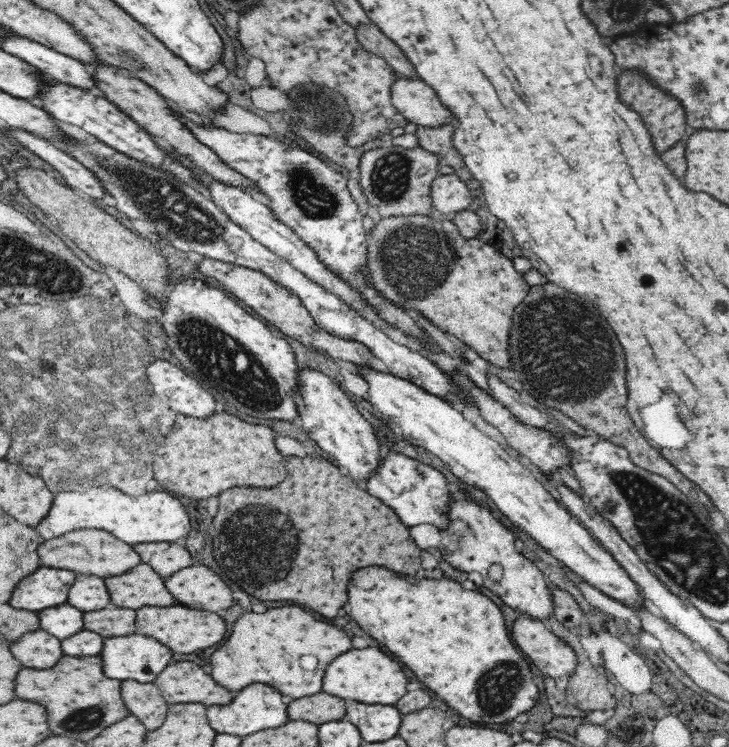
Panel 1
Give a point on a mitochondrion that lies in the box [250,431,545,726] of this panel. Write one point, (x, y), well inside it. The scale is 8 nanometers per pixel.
(505, 677)

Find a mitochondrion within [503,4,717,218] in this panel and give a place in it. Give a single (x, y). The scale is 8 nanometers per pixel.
(698, 89)

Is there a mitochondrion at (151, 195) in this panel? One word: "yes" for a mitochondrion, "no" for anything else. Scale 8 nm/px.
yes

